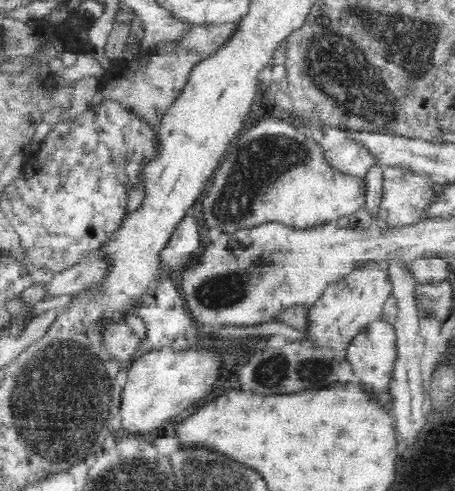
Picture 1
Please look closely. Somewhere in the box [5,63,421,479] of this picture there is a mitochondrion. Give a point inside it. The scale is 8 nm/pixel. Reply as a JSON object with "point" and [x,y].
{"point":[260,160]}

